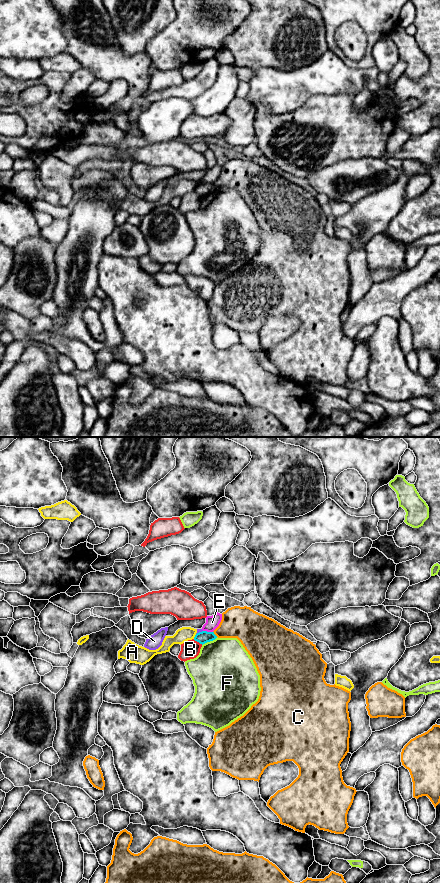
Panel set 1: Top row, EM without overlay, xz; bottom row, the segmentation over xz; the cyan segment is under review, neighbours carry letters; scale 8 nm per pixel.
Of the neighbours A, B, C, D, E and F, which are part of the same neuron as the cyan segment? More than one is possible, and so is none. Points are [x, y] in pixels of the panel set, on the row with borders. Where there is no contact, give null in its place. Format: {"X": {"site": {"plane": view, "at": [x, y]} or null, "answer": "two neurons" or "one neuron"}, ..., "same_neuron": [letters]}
{"A": {"site": {"plane": "xz", "at": [195, 636]}, "answer": "two neurons"}, "B": {"site": {"plane": "xz", "at": [198, 641]}, "answer": "two neurons"}, "C": {"site": {"plane": "xz", "at": [214, 634]}, "answer": "two neurons"}, "D": {"site": {"plane": "xz", "at": [199, 632]}, "answer": "two neurons"}, "E": {"site": {"plane": "xz", "at": [208, 632]}, "answer": "two neurons"}, "F": {"site": {"plane": "xz", "at": [209, 641]}, "answer": "two neurons"}, "same_neuron": []}

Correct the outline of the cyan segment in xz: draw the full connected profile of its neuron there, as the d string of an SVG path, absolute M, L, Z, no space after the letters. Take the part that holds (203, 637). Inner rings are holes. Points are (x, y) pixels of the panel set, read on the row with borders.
M202 631L195 635L194 640L203 645L207 642L215 640L216 638L217 636L214 634L214 632Z

